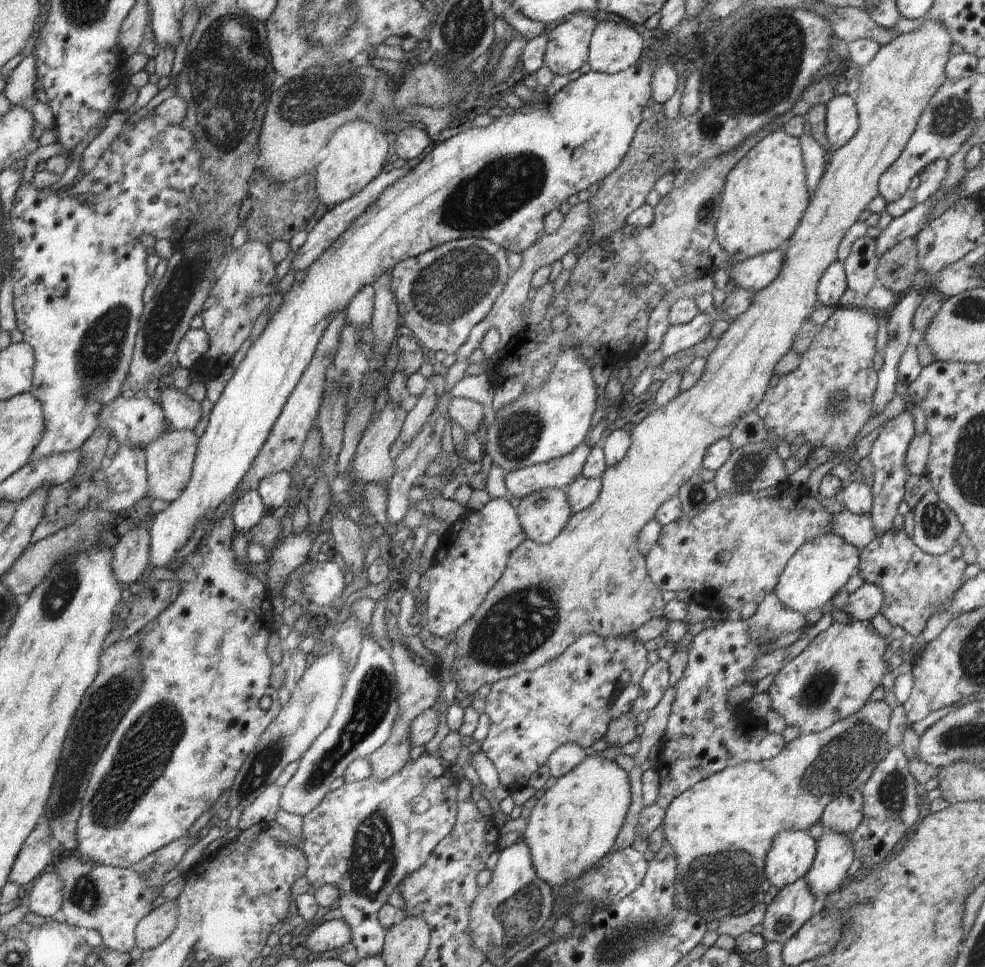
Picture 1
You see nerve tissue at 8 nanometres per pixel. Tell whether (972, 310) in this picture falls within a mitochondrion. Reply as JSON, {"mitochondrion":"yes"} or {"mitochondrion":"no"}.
{"mitochondrion":"yes"}

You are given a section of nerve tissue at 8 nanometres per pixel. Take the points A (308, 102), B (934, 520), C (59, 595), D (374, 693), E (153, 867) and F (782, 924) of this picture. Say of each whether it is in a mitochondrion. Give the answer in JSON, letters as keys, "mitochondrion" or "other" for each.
{"A":"mitochondrion","B":"mitochondrion","C":"mitochondrion","D":"mitochondrion","E":"mitochondrion","F":"other"}

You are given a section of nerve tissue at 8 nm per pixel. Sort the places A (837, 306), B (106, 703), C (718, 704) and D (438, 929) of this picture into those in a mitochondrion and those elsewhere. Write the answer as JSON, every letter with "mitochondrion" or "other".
{"A":"other","B":"mitochondrion","C":"other","D":"other"}

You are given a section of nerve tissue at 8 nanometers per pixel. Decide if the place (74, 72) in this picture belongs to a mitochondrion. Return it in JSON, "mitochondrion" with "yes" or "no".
{"mitochondrion":"no"}

